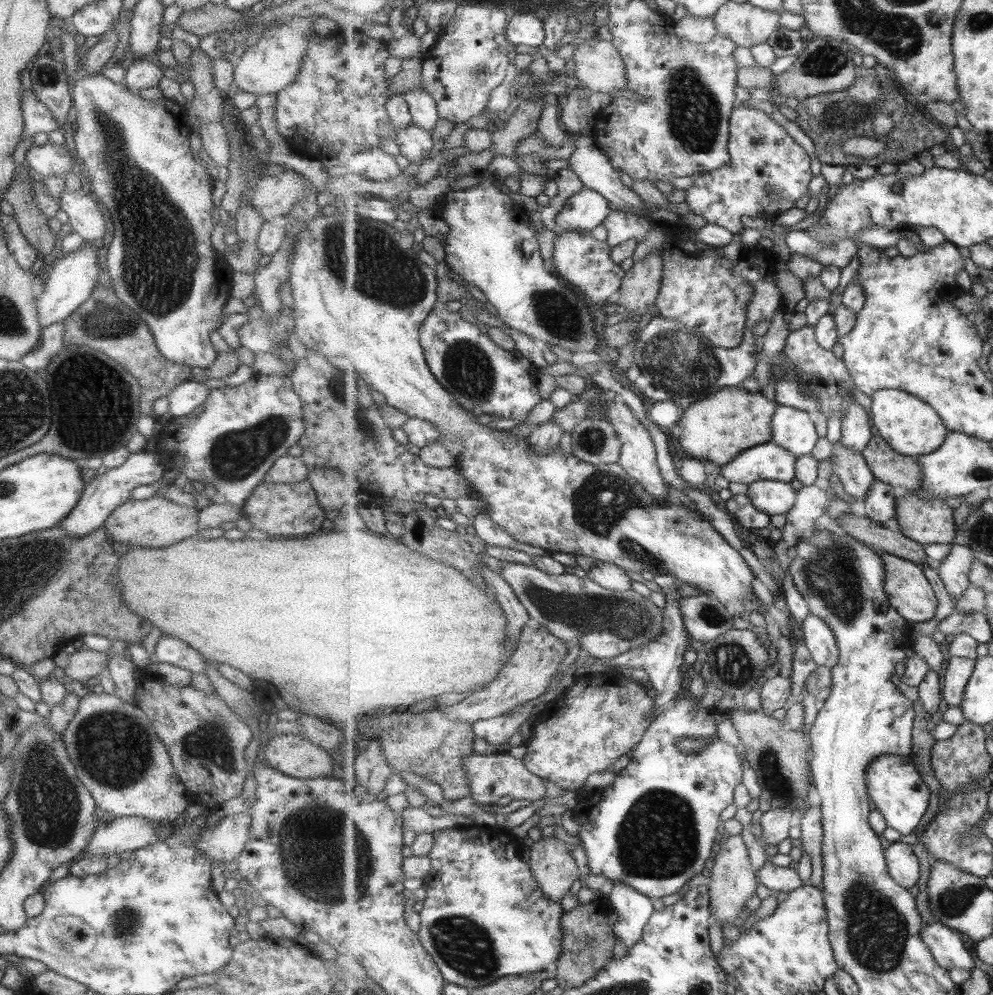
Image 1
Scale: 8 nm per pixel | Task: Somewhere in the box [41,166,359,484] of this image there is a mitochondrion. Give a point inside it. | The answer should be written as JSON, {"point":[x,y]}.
{"point":[114,397]}

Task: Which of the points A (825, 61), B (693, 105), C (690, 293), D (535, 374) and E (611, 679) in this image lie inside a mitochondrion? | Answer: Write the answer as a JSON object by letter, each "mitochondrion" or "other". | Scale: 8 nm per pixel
{"A":"mitochondrion","B":"mitochondrion","C":"other","D":"other","E":"other"}

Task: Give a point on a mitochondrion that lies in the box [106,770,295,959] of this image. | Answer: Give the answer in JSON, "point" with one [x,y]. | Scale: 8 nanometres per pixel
{"point":[129,921]}

